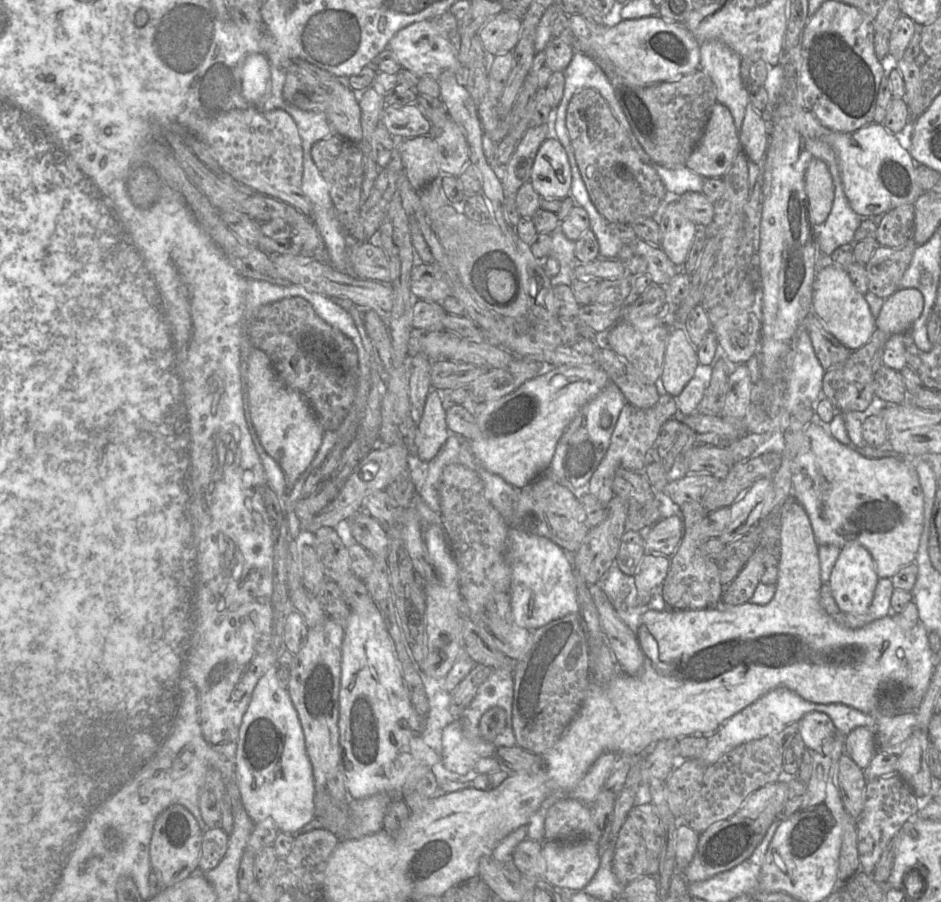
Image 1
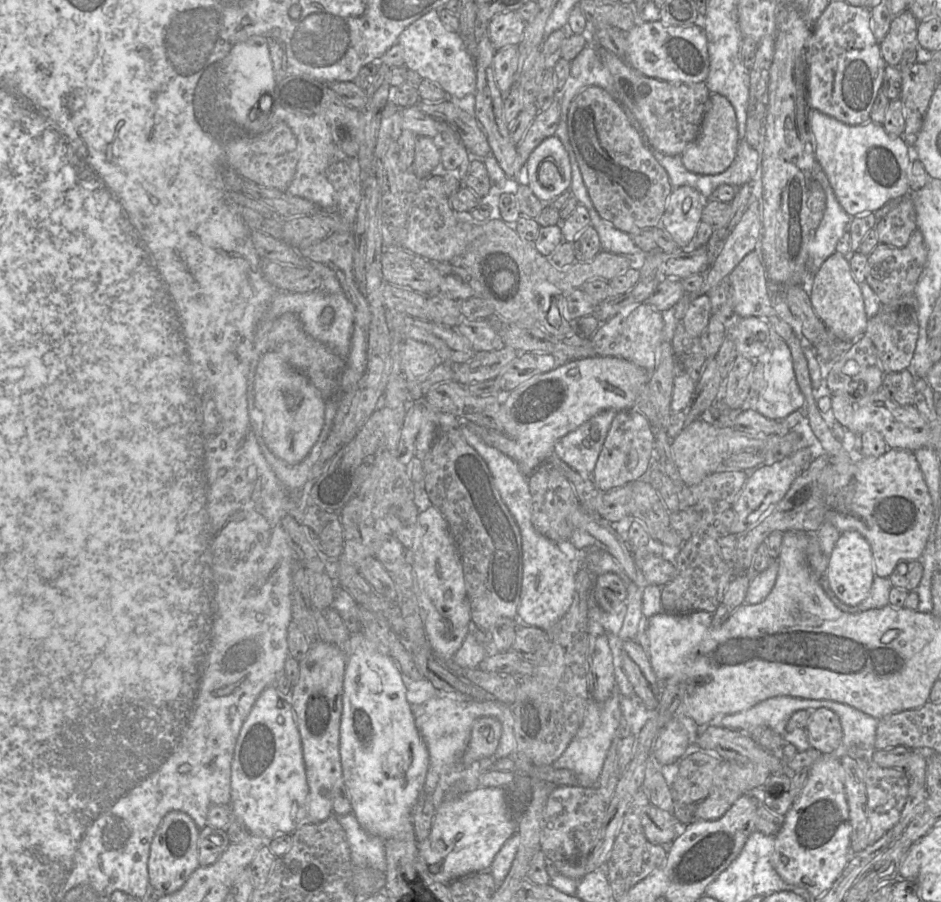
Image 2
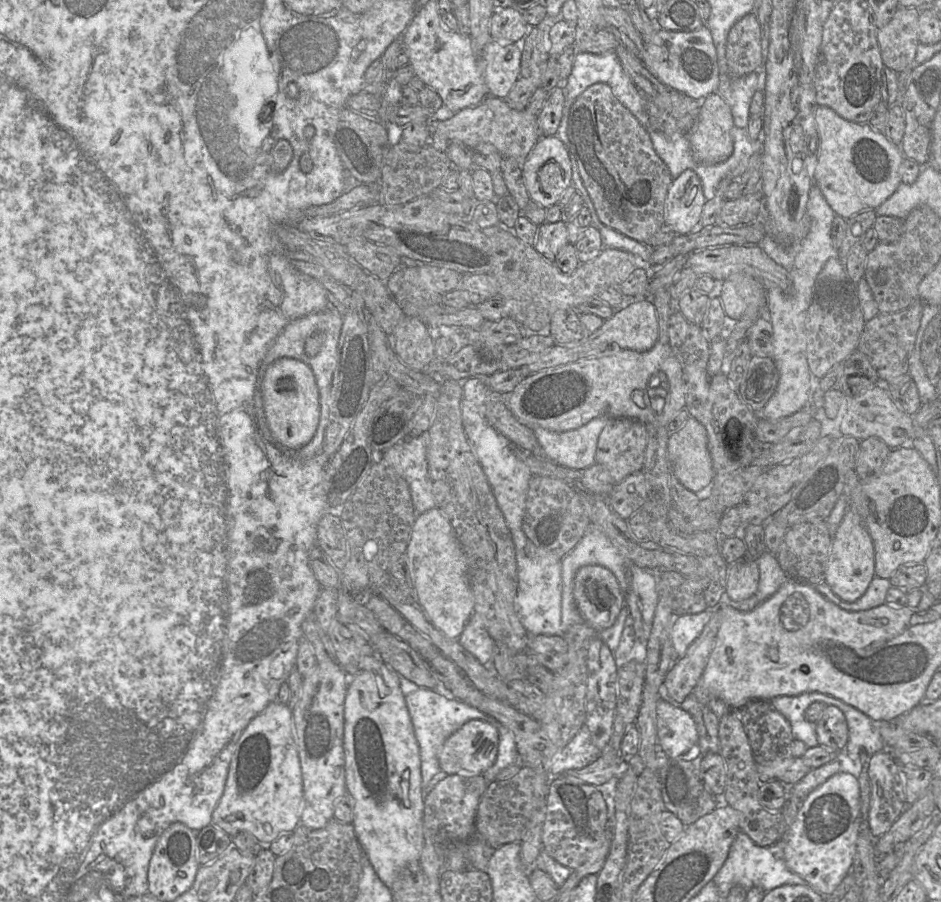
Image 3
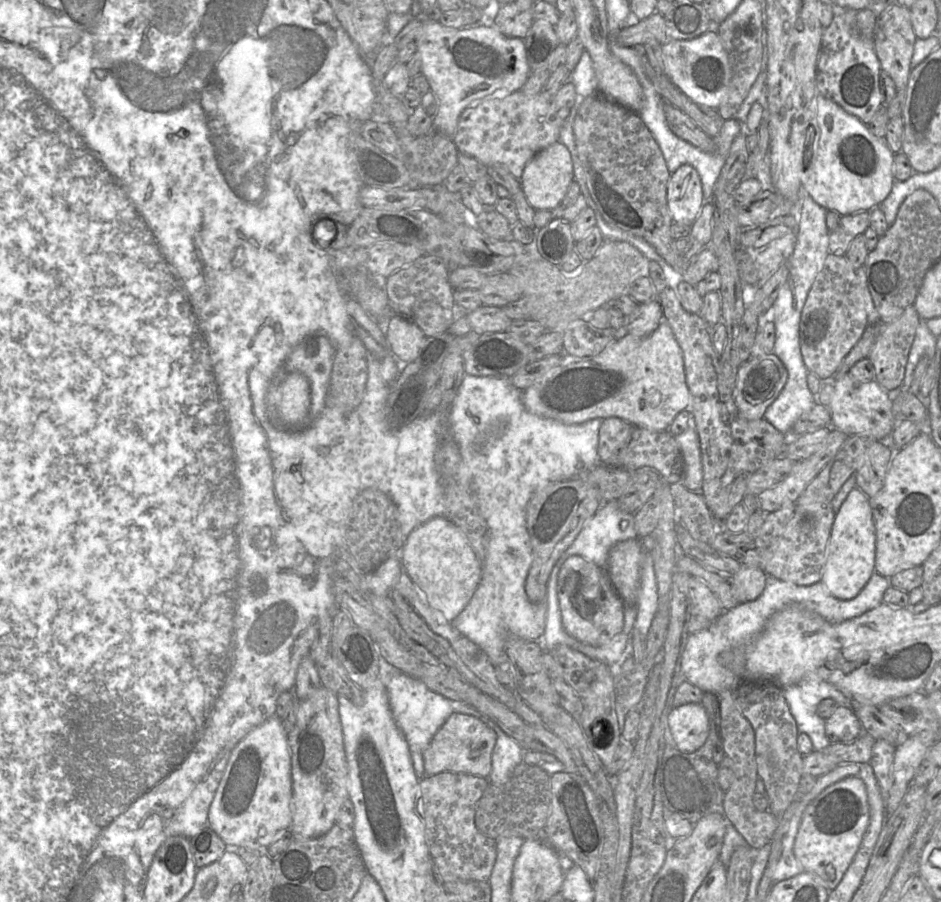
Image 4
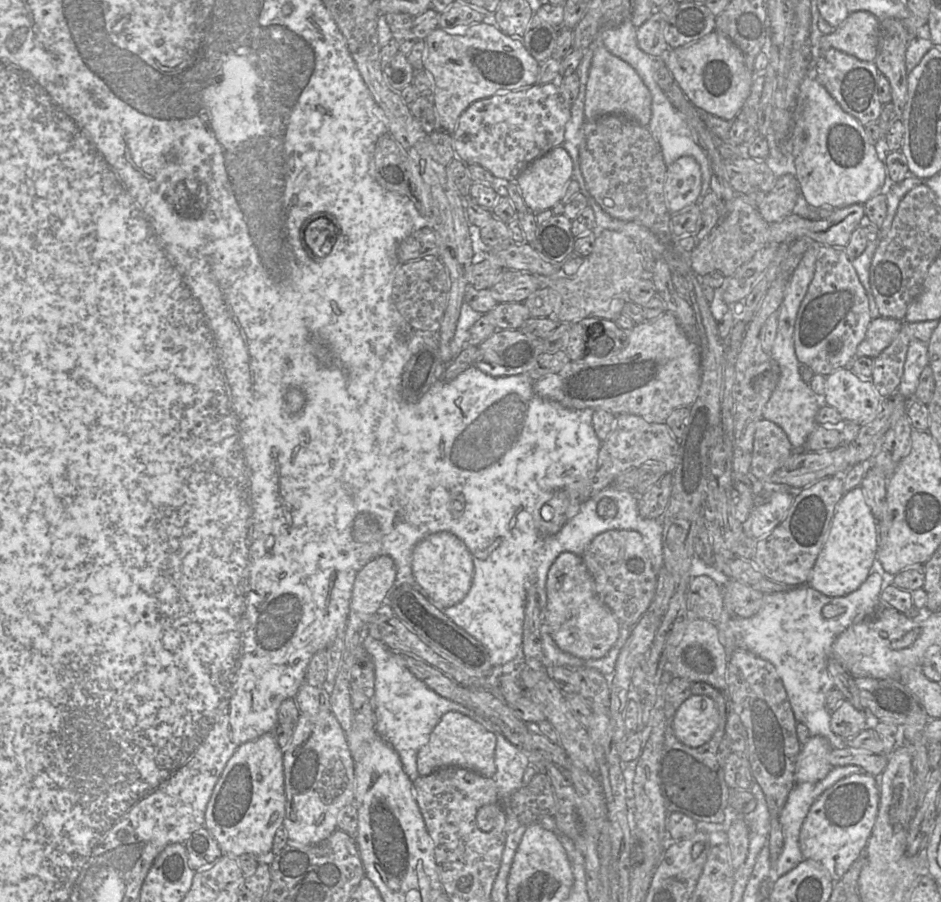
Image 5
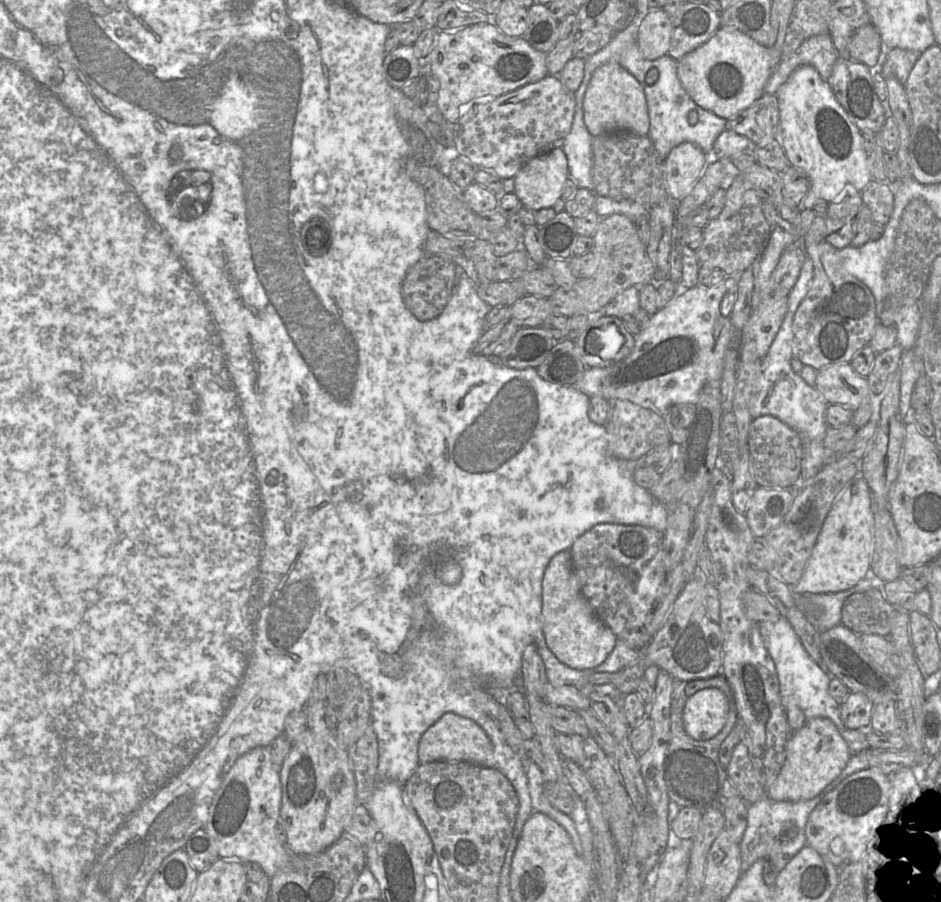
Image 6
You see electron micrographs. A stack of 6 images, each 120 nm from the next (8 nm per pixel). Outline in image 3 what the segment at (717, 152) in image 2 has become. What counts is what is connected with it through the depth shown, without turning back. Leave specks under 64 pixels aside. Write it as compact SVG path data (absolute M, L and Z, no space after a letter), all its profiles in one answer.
M717 92L706 96L688 135L695 159L705 165L725 162L733 152L733 127L731 110L724 98Z

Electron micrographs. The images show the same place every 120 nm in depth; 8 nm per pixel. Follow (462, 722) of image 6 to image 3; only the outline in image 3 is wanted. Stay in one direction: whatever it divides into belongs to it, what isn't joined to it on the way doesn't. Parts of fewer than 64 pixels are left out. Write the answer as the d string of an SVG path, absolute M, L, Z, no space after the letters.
M472 719L445 741L439 755L440 768L448 775L482 775L494 764L498 746L497 728Z

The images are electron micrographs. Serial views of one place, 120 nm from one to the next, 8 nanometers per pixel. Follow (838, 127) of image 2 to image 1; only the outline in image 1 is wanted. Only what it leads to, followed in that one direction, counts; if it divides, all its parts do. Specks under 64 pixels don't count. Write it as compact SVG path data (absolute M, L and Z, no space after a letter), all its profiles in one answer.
M808 110L795 112L793 121L804 137L823 141L834 150L845 196L861 217L874 217L903 204L914 204L922 193L916 174L917 163L883 123L871 122L852 133L840 133L823 126Z

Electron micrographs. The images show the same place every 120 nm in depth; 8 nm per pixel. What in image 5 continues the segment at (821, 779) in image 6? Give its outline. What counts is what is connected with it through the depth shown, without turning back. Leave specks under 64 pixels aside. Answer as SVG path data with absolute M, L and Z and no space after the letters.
M811 736L802 745L796 761L796 783L813 783L826 777L833 768L830 764L832 750L833 747L827 738Z

